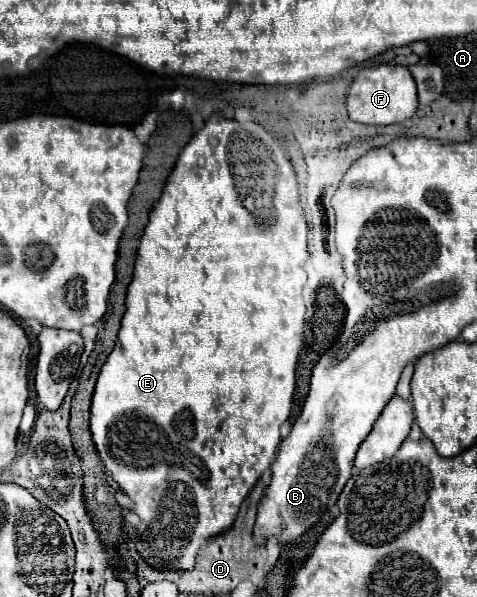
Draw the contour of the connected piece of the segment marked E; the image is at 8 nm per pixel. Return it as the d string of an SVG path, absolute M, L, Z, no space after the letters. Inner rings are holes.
M215 113L181 151L179 163L171 171L163 195L155 203L149 225L141 237L133 281L129 283L127 291L127 311L121 321L119 345L115 345L105 365L101 367L91 401L89 429L105 469L111 473L113 481L117 481L119 489L125 491L133 501L131 511L141 519L141 523L135 527L135 545L145 563L155 569L185 571L195 567L195 559L199 547L203 547L203 541L225 533L235 523L241 503L249 495L251 487L269 469L271 457L275 457L277 445L281 441L279 427L291 415L295 365L303 345L303 325L313 315L313 307L305 307L303 303L303 285L307 281L305 261L308 253L308 223L303 215L298 180L295 177L298 174L295 160L297 158L291 158L286 151L279 149L273 135L269 135L259 123L237 123Z

